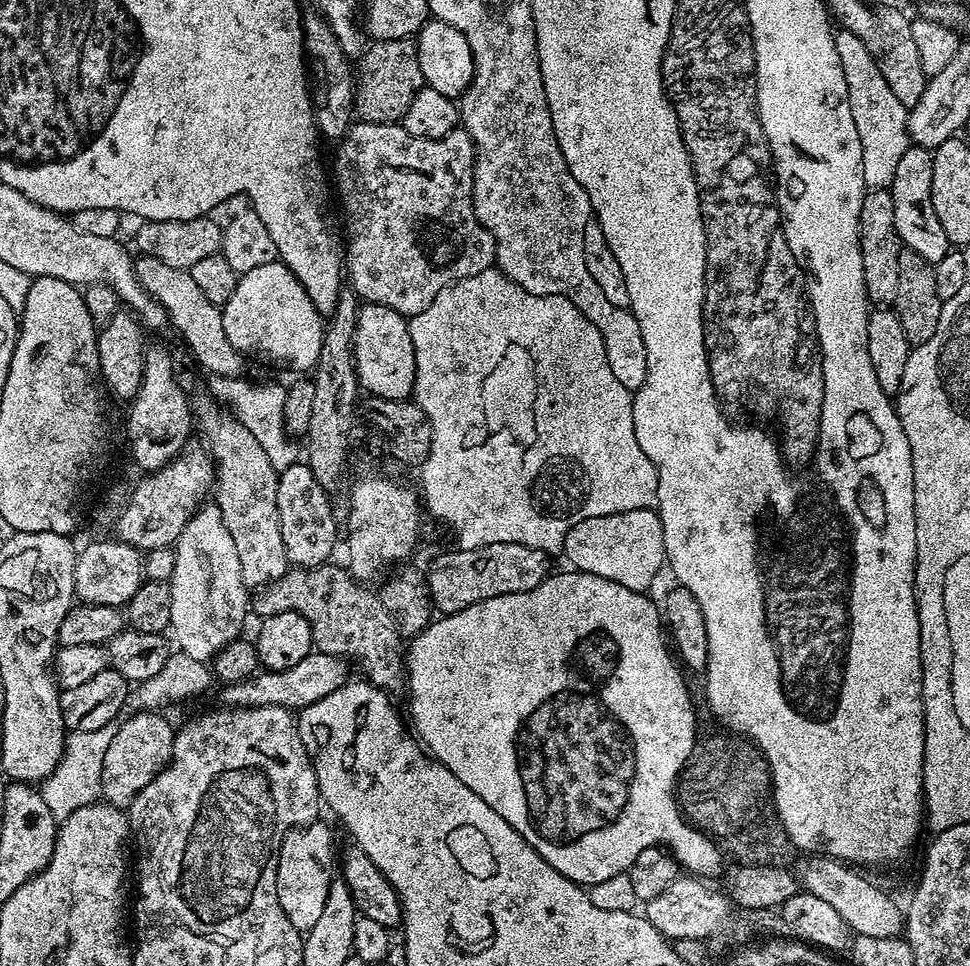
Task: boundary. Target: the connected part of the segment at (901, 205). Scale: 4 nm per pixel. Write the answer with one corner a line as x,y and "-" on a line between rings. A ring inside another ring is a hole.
910,146
902,154
894,174
890,177
890,191
894,198
894,226
898,230
901,245
933,265
949,252
950,245
946,230
942,230
942,222
938,222
938,214
934,214
931,181
932,152
927,148

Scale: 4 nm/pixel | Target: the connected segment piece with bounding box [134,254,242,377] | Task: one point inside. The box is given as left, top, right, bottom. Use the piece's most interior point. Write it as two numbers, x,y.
201,324

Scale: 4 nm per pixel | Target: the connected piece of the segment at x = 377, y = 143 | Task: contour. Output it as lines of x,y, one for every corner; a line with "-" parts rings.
356,122
351,125
348,132
341,137
338,143
335,145
336,148
336,161
332,164
332,172
336,175
336,184
334,180
334,192
340,195
340,204
344,207
344,224
348,227
348,248
346,244
346,251
342,256
342,264
346,269
346,280
350,285
353,292
356,293
357,297
361,301
370,303
370,304
381,304
382,306
390,306
390,310
398,310
398,314
402,314
406,318
415,318
419,312
424,312
426,306
430,306
434,302
434,298
439,294
443,288
449,287
454,283
455,280
461,280
467,276
473,276
474,274
481,273
482,270
490,268
495,263
496,256
496,243
493,240
493,236
489,234
489,231
486,230
480,222
473,218
474,213
472,210
472,165
476,159
476,147
472,145
472,139
470,134
465,132
463,127
456,126
452,131
448,132
444,137
438,137
432,139
430,137
415,137
414,134
410,134
405,130
403,123
391,123
391,124
369,124

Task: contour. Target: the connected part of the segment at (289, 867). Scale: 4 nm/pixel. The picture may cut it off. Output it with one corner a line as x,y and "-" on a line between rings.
323,822
295,829
285,836
276,857
276,893
286,918
290,918
301,934
314,926
314,922
318,922
333,879
332,832

